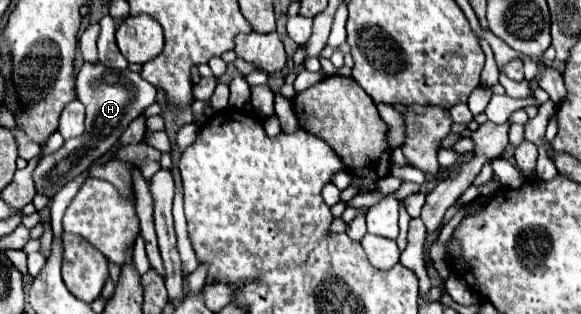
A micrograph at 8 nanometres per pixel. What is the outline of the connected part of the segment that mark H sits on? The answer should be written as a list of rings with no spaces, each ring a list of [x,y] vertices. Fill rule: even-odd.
[[[84,64],[76,74],[76,92],[78,100],[86,106],[86,130],[78,138],[70,138],[64,146],[42,158],[34,170],[36,190],[48,194],[50,198],[72,178],[90,168],[98,158],[102,158],[112,146],[118,144],[118,138],[128,128],[128,124],[138,118],[150,104],[156,102],[156,88],[146,82],[140,74],[130,70],[112,70],[102,64]],[[122,80],[128,84],[124,86]]]

